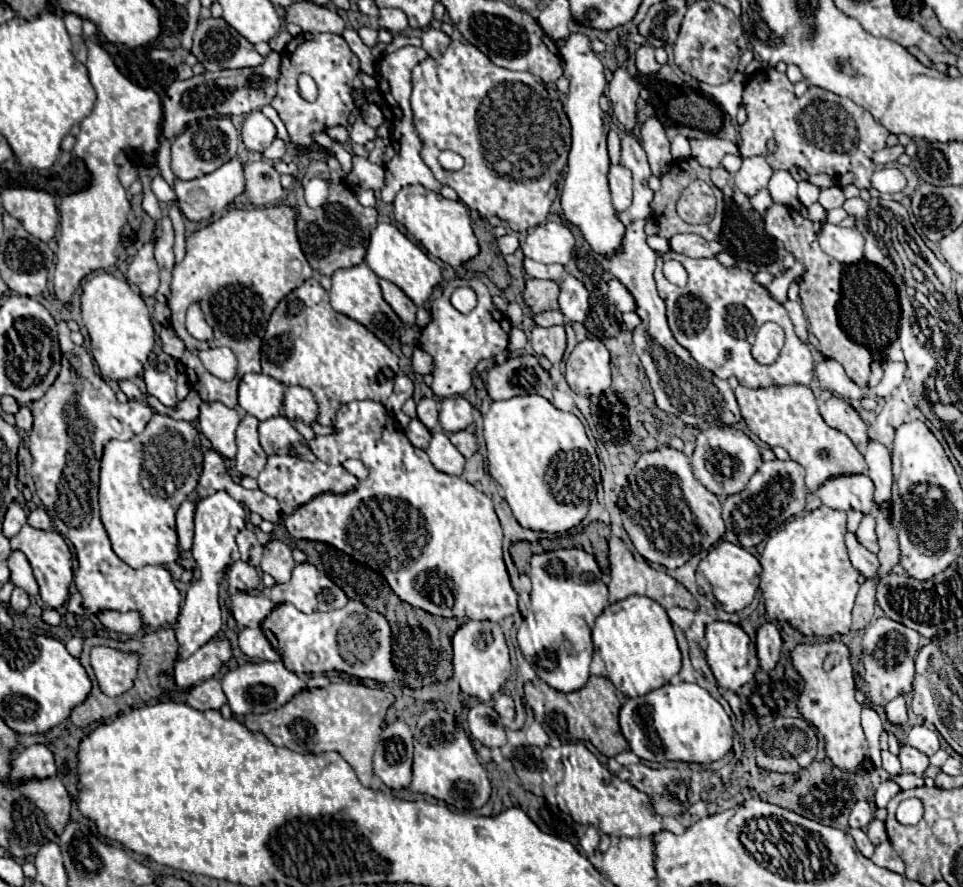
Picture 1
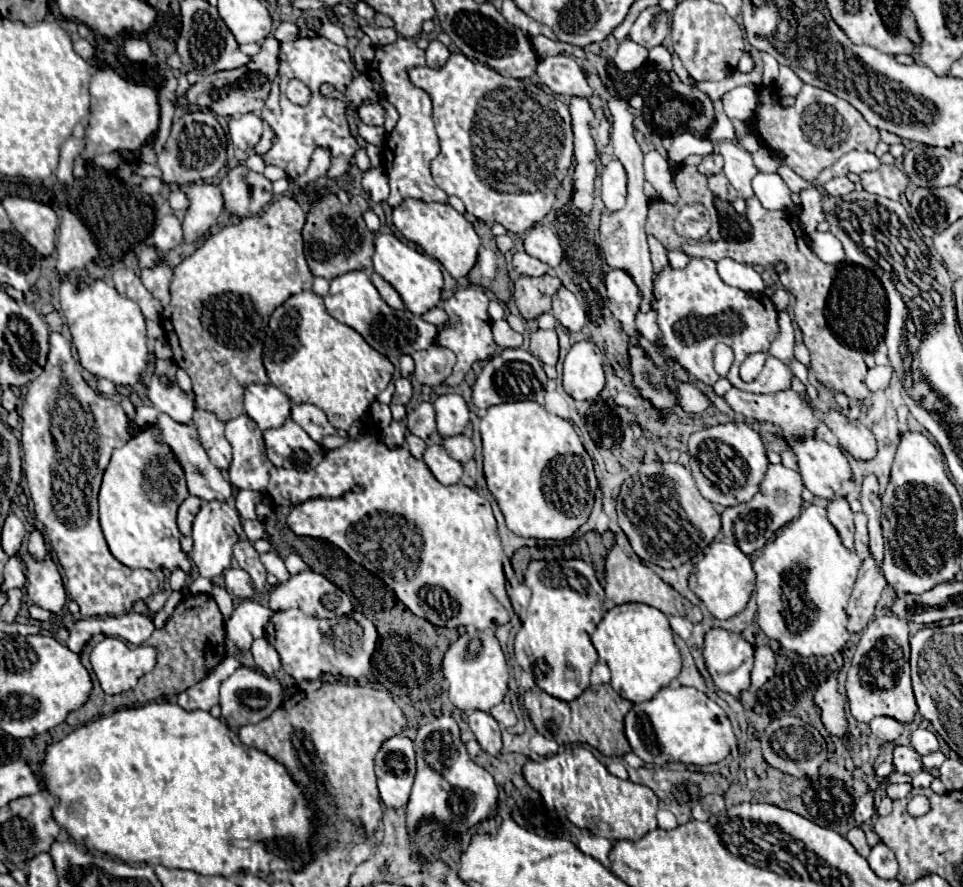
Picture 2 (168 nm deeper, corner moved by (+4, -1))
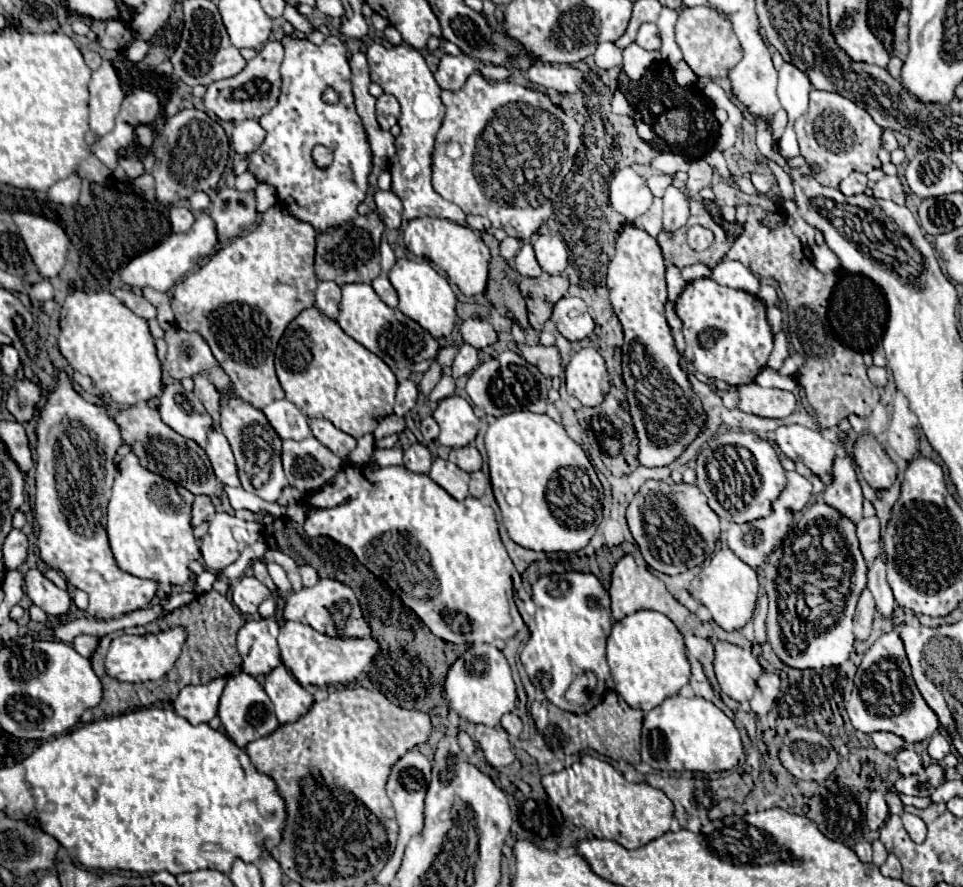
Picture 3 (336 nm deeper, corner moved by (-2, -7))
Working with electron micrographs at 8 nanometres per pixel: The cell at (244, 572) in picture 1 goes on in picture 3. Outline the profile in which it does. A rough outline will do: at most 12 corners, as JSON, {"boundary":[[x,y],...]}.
{"boundary":[[244,575],[232,583],[232,601],[254,615],[270,589]]}

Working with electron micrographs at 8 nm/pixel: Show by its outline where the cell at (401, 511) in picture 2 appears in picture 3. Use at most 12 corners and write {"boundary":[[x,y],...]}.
{"boundary":[[342,467],[308,537],[352,549],[438,639],[525,625],[492,507]]}

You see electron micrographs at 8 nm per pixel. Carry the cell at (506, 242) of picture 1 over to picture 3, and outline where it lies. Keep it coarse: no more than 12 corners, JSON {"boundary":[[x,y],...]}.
{"boundary":[[506,237],[500,243],[504,259],[514,257],[520,249],[520,241]]}

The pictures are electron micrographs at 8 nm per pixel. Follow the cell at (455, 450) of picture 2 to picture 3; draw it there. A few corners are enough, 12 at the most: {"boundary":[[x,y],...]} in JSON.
{"boundary":[[474,445],[452,449],[450,461],[466,473],[482,467]]}

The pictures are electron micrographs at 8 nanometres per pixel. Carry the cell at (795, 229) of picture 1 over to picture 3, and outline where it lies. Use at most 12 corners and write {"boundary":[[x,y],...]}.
{"boundary":[[748,207],[728,259],[778,281],[796,373],[822,429],[868,417],[880,389],[826,319],[820,273],[788,225]]}

